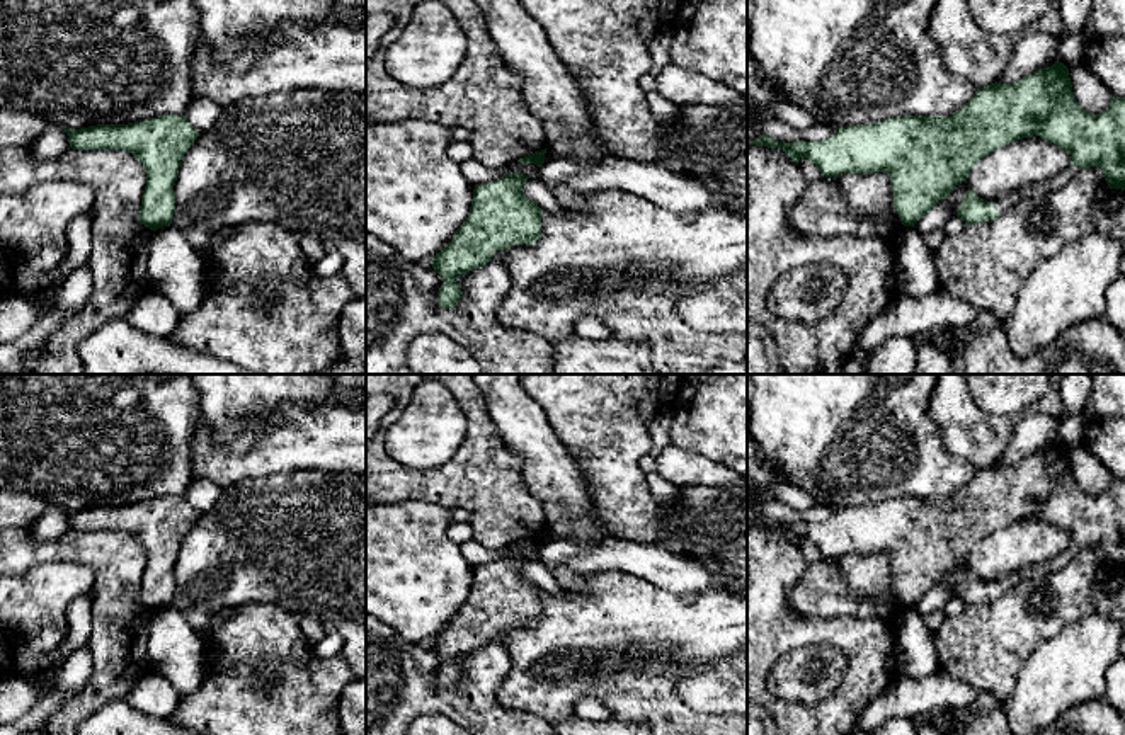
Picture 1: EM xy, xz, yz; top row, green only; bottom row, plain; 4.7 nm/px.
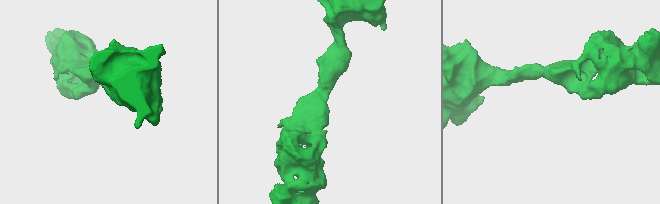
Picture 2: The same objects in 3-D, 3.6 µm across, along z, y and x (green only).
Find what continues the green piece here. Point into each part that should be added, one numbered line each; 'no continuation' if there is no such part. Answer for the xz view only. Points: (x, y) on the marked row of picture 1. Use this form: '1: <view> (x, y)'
no continuation

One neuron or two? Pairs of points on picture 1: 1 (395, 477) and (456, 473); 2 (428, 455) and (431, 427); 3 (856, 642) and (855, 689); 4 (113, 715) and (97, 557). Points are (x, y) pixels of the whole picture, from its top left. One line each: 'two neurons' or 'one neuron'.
1: one neuron
2: one neuron
3: one neuron
4: two neurons

